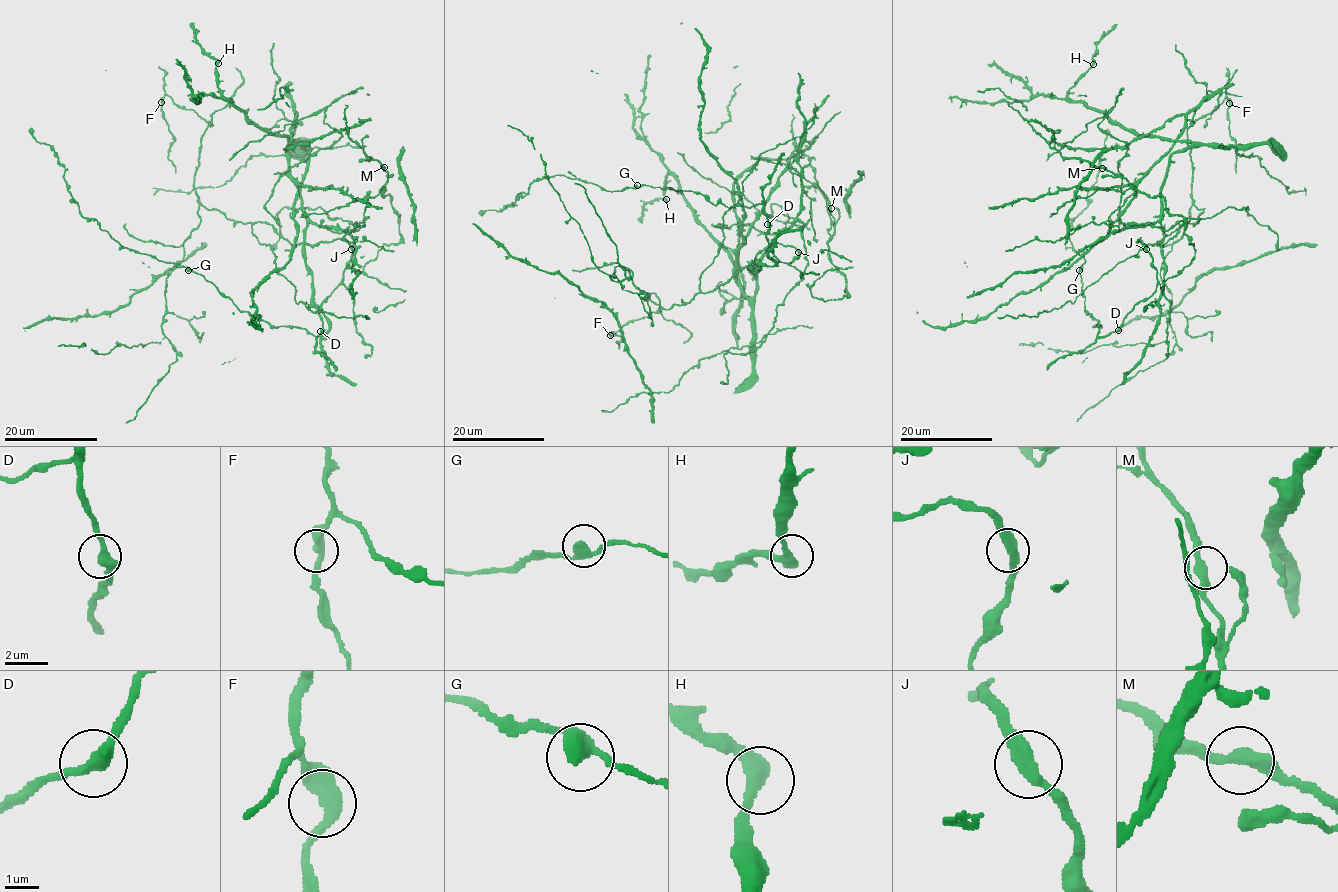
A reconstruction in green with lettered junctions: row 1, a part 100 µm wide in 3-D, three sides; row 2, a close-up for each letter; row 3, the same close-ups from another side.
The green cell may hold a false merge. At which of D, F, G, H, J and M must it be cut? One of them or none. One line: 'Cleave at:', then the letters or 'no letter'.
Cleave at: J

